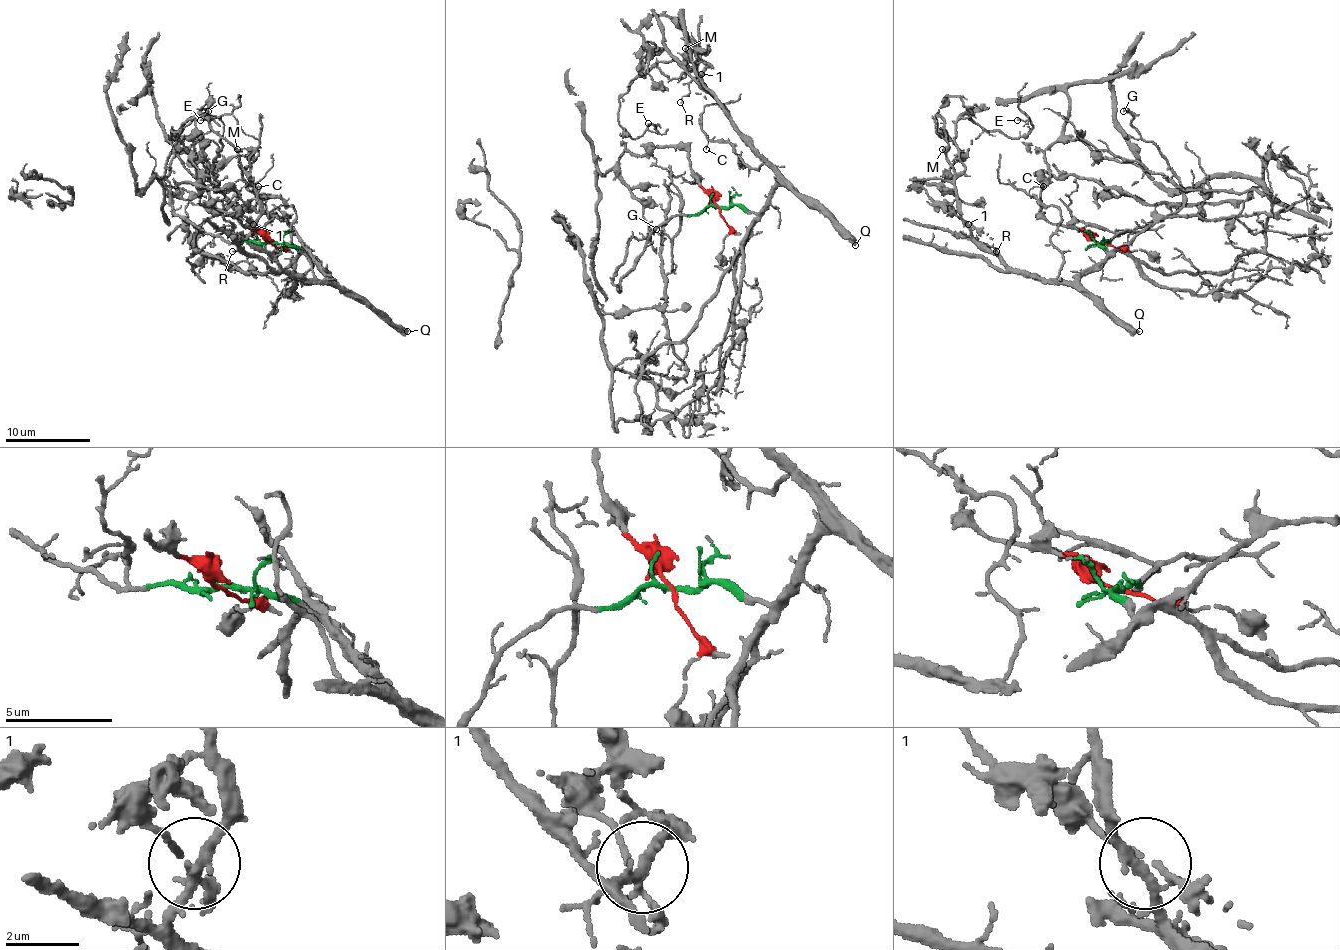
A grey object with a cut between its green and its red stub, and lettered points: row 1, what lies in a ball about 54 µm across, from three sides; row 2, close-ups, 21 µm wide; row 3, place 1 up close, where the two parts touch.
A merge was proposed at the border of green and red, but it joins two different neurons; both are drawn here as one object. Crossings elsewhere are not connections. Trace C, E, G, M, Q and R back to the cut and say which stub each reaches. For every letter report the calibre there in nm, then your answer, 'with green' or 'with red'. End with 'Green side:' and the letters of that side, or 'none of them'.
C: calibre 100 nm; with green
E: calibre 120 nm; with green
G: calibre 200 nm; with green
M: calibre 140 nm; with green
Q: calibre 440 nm; with green
R: calibre 100 nm; with green
Green side: C, E, G, M, Q, R

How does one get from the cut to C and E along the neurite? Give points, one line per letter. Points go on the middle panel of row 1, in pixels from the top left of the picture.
C: (718, 207), (758, 212), (777, 180), (726, 142), (705, 148)
E: (718, 207), (758, 212), (777, 180), (703, 61), (657, 61), (621, 95), (619, 125), (648, 123)

